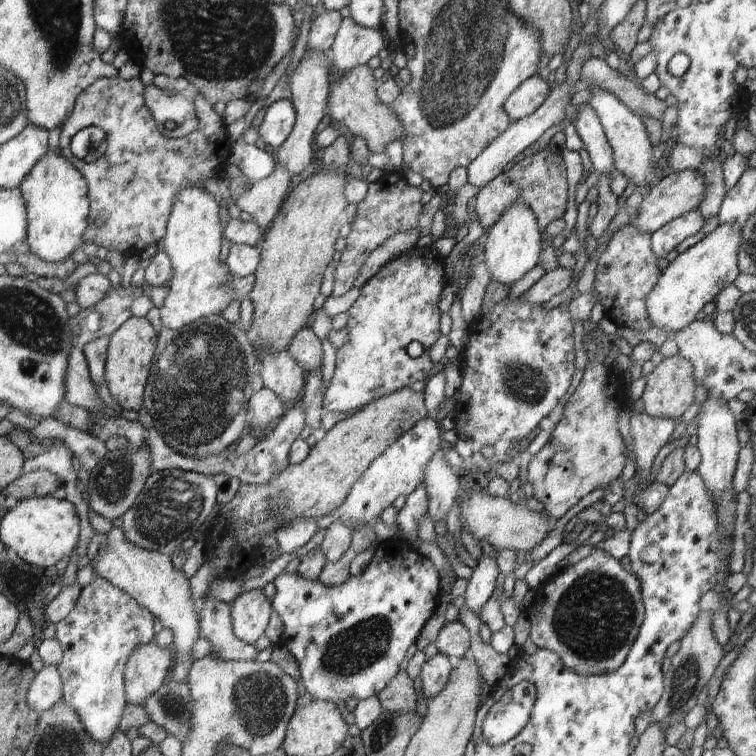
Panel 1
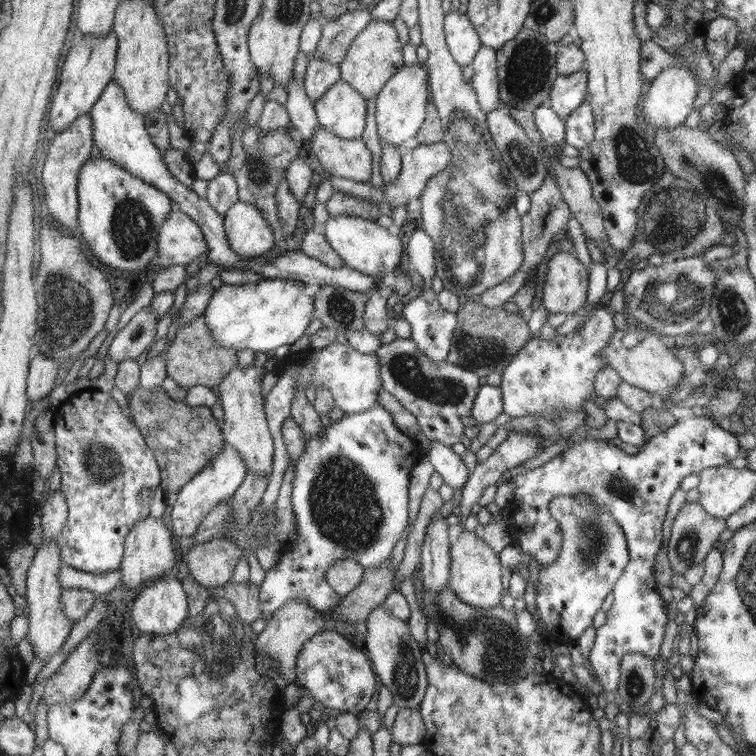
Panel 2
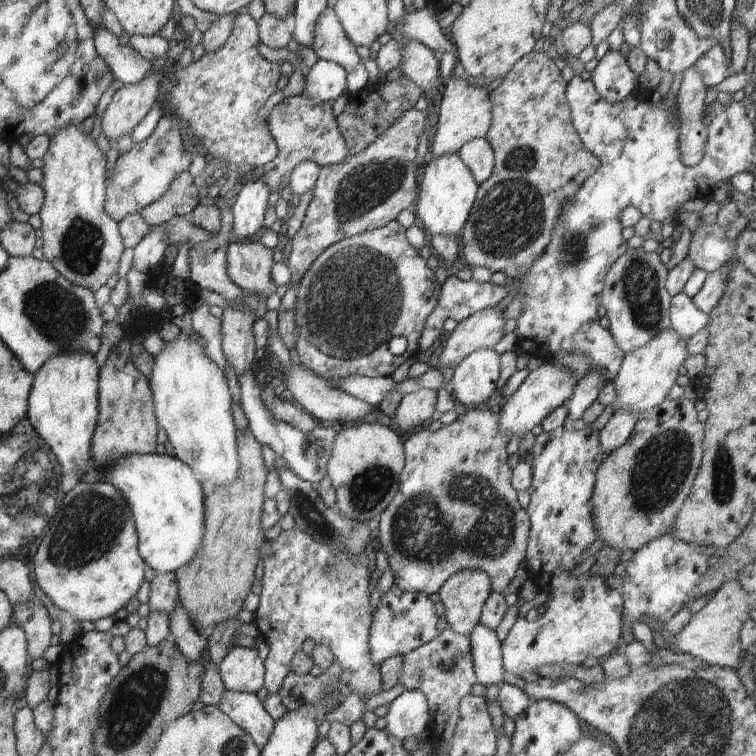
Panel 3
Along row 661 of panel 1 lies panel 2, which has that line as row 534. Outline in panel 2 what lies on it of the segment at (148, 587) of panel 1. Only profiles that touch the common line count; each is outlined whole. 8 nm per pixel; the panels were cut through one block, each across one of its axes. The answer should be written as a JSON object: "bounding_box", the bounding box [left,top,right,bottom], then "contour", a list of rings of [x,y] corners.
{"bounding_box":[170,442,246,538],"contour":[[[225,442],[223,452],[179,490],[179,497],[176,498],[173,508],[170,510],[170,524],[172,524],[176,538],[196,534],[199,530],[198,525],[211,514],[211,511],[216,509],[218,504],[228,502],[233,497],[246,474],[246,466],[242,463],[238,452]]]}

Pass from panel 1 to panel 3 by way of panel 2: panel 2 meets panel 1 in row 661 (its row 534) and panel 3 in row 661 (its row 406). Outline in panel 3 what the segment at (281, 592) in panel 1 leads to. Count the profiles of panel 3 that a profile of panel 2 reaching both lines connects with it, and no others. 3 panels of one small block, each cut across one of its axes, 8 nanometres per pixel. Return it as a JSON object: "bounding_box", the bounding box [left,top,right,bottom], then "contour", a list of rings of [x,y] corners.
{"bounding_box":[368,585,439,665],"contour":[[[394,585],[388,592],[381,596],[380,606],[373,612],[370,636],[368,638],[368,650],[372,656],[372,662],[380,665],[386,658],[396,655],[406,656],[434,638],[439,636],[438,616],[435,612],[435,604],[426,594],[418,592],[404,592]]]}

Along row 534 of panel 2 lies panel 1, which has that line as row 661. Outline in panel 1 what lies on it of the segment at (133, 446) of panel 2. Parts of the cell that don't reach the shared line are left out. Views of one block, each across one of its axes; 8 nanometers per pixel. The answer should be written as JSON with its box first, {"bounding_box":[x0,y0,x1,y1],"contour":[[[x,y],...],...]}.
{"bounding_box":[55,577,155,748],"contour":[[[98,577],[94,582],[88,584],[84,588],[81,588],[81,594],[79,595],[78,601],[74,606],[74,609],[64,620],[60,620],[60,622],[55,624],[56,630],[56,639],[60,642],[60,646],[62,646],[63,656],[60,659],[60,662],[57,664],[57,669],[62,677],[63,682],[63,701],[68,703],[73,711],[76,711],[77,717],[82,722],[83,727],[86,729],[86,732],[89,734],[90,738],[93,738],[93,741],[99,742],[103,748],[104,745],[108,744],[108,741],[111,740],[112,735],[116,734],[119,728],[119,722],[127,703],[127,698],[125,695],[125,682],[124,682],[124,671],[125,664],[128,660],[128,657],[138,648],[138,646],[146,646],[146,644],[150,644],[150,642],[154,641],[155,632],[153,630],[154,616],[148,612],[148,610],[144,610],[140,604],[136,603],[136,600],[133,600],[124,590],[113,586],[106,578]]]}

